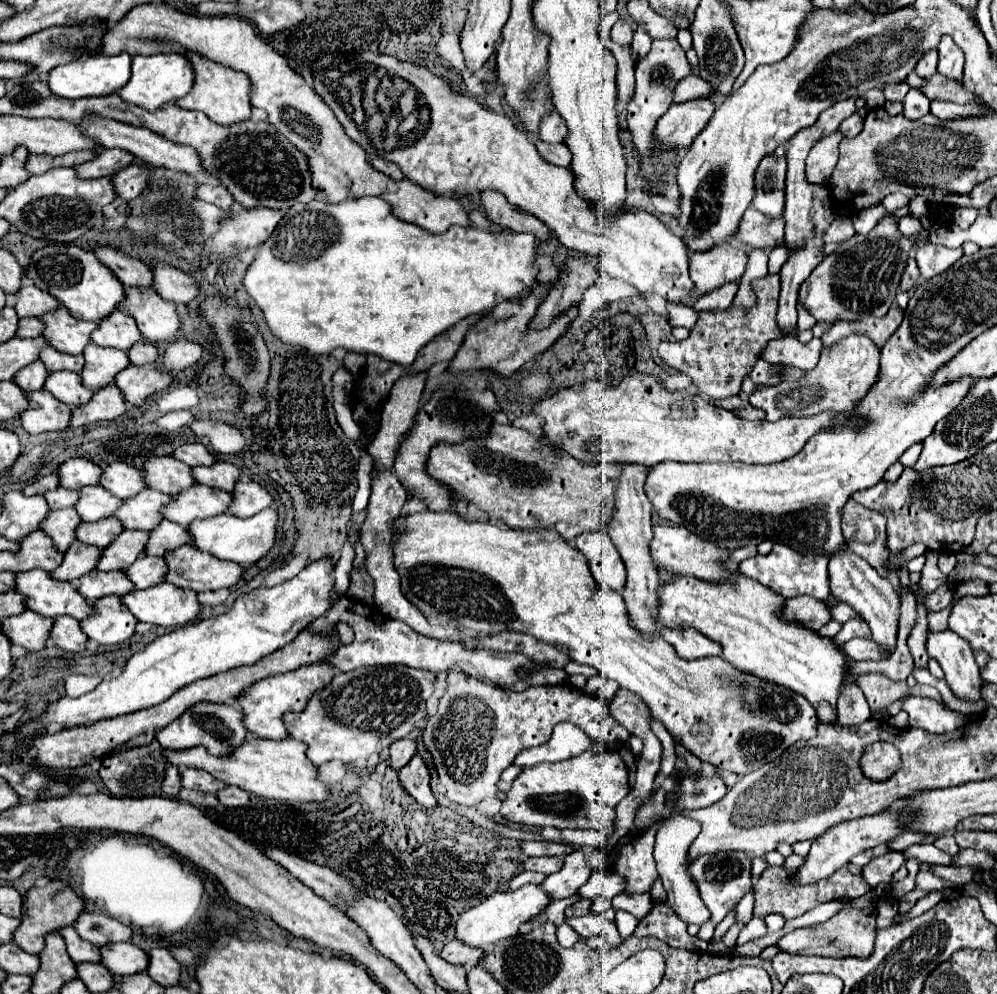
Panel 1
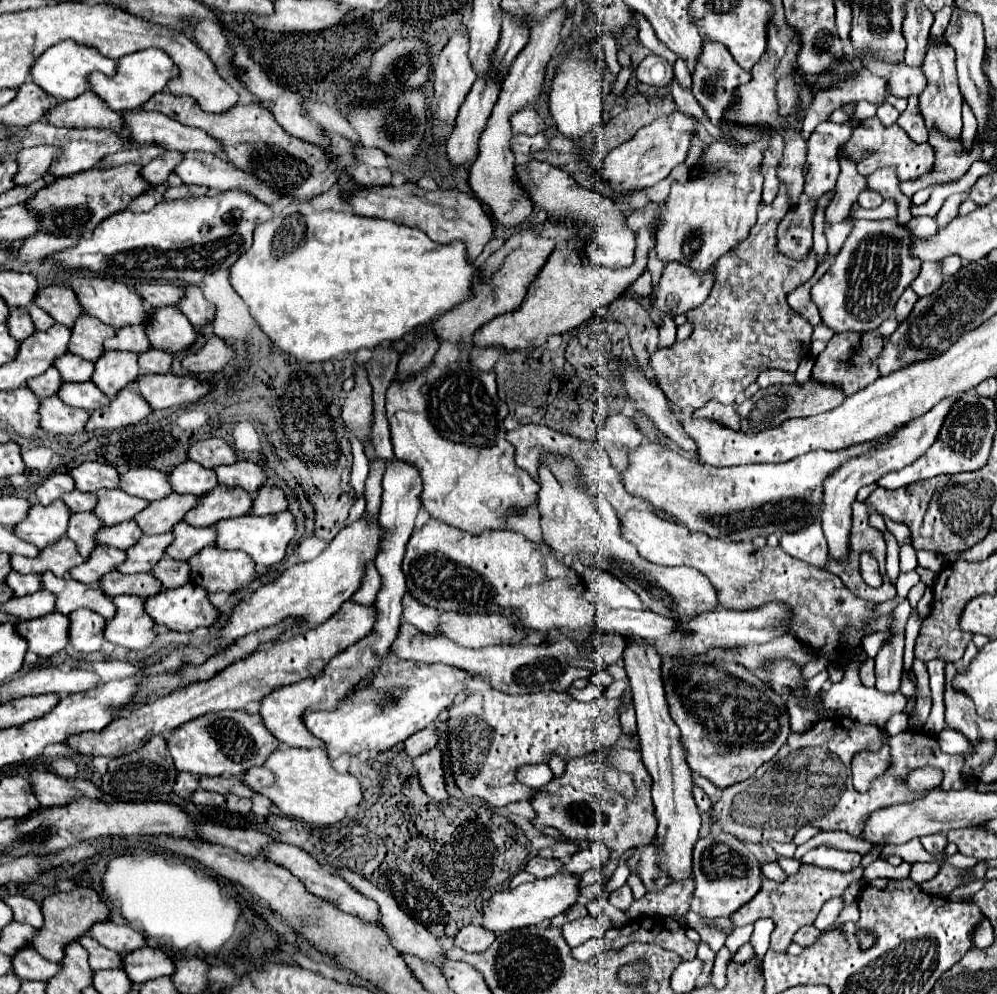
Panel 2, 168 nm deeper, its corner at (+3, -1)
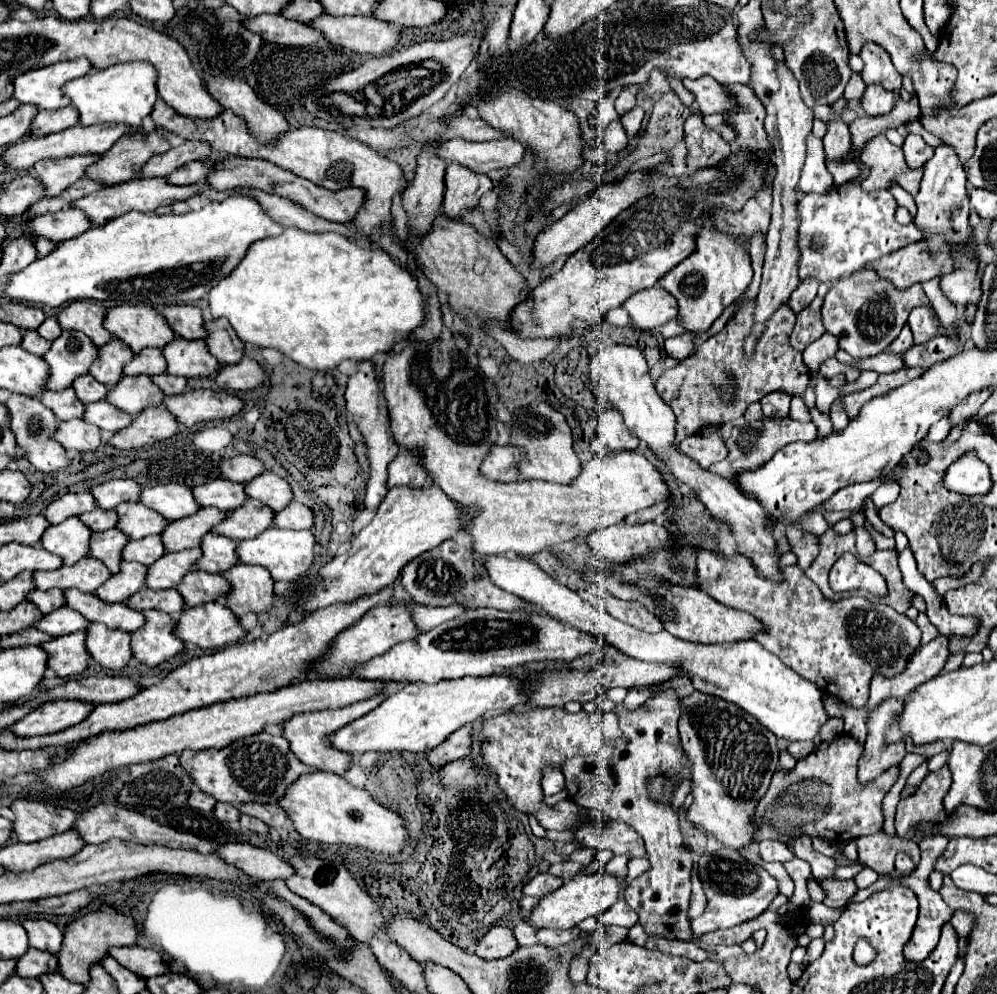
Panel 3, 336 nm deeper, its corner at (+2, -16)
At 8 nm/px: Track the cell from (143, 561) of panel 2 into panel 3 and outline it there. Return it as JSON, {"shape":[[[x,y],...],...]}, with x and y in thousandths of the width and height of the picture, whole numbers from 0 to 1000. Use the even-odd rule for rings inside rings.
{"shape":[[[191,551],[183,555],[166,555],[166,559],[158,561],[148,569],[148,577],[144,590],[150,594],[175,592],[179,584],[191,573],[195,573],[195,565],[201,559],[201,551]]]}

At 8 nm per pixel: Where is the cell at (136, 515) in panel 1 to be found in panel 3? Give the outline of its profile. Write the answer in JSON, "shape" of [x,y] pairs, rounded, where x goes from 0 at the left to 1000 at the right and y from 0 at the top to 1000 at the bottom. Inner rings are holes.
{"shape":[[[201,511],[199,515],[187,519],[187,521],[171,525],[160,537],[166,555],[197,551],[201,547],[203,539],[209,537],[213,529],[221,527],[221,523],[225,523],[225,519],[227,517],[219,511]]]}

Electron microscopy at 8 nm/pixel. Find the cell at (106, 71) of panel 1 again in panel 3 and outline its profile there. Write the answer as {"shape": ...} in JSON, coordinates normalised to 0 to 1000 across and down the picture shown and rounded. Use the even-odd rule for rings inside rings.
{"shape":[[[86,56],[28,70],[14,80],[14,99],[22,105],[36,105],[44,111],[64,109],[70,105],[70,99],[64,97],[62,87],[68,80],[86,76],[92,70],[94,66]]]}

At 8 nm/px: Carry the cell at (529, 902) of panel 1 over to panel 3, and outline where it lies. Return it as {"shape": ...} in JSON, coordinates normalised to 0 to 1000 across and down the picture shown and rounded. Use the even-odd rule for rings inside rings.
{"shape":[[[580,877],[574,885],[566,887],[560,895],[544,901],[528,928],[536,930],[540,936],[542,934],[576,934],[590,922],[600,922],[608,918],[620,903],[622,903],[622,885],[610,877],[598,877],[598,879],[584,879]]]}

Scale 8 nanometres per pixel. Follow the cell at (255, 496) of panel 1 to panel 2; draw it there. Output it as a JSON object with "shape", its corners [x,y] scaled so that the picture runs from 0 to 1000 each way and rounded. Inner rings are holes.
{"shape":[[[264,488],[260,492],[260,498],[254,504],[254,518],[270,518],[270,516],[282,516],[288,514],[288,500],[280,490]]]}

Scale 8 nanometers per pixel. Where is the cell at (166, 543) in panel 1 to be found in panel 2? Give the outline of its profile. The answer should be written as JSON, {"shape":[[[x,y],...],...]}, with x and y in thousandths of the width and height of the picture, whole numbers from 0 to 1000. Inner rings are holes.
{"shape":[[[186,524],[178,526],[174,536],[176,536],[176,544],[170,548],[168,558],[182,564],[188,564],[190,560],[198,558],[202,552],[216,548],[216,542],[218,542],[218,534],[214,530],[200,532],[200,530],[188,528]]]}

